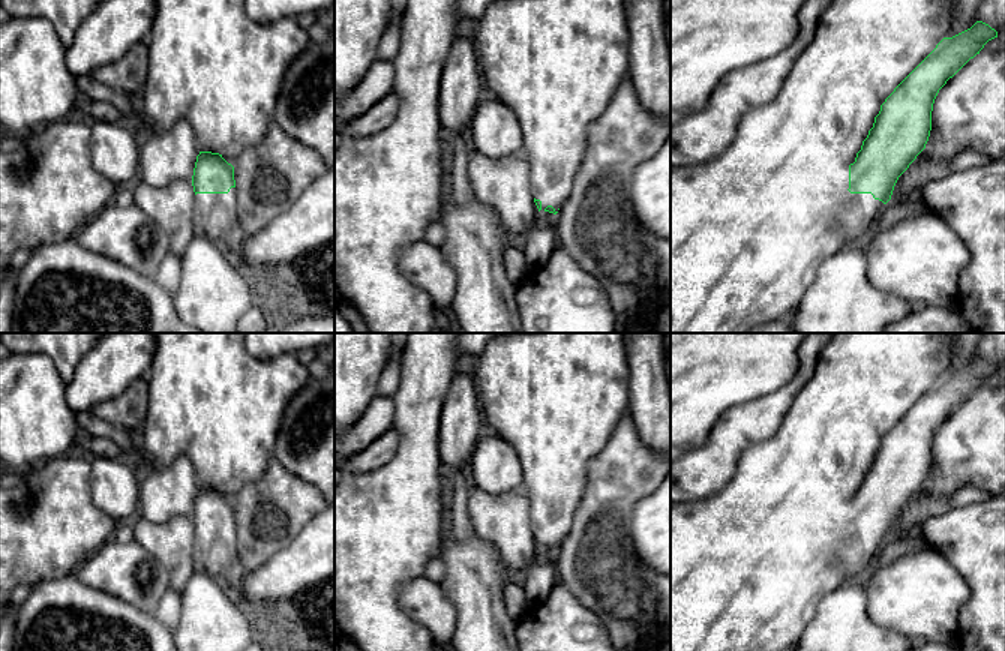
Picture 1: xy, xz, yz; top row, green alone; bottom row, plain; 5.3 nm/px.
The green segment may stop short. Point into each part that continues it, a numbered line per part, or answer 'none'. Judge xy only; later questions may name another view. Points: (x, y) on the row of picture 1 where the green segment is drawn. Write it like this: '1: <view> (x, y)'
1: xy (215, 215)

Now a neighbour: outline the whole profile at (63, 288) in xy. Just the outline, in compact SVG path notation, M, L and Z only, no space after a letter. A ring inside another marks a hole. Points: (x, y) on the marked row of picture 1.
M75 237L33 249L27 264L15 273L12 333L201 333L183 322L172 294L147 278L105 255L87 250Z

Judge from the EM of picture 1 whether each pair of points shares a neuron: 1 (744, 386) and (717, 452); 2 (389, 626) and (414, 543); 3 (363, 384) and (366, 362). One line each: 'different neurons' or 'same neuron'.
1: different neurons
2: same neuron
3: same neuron

